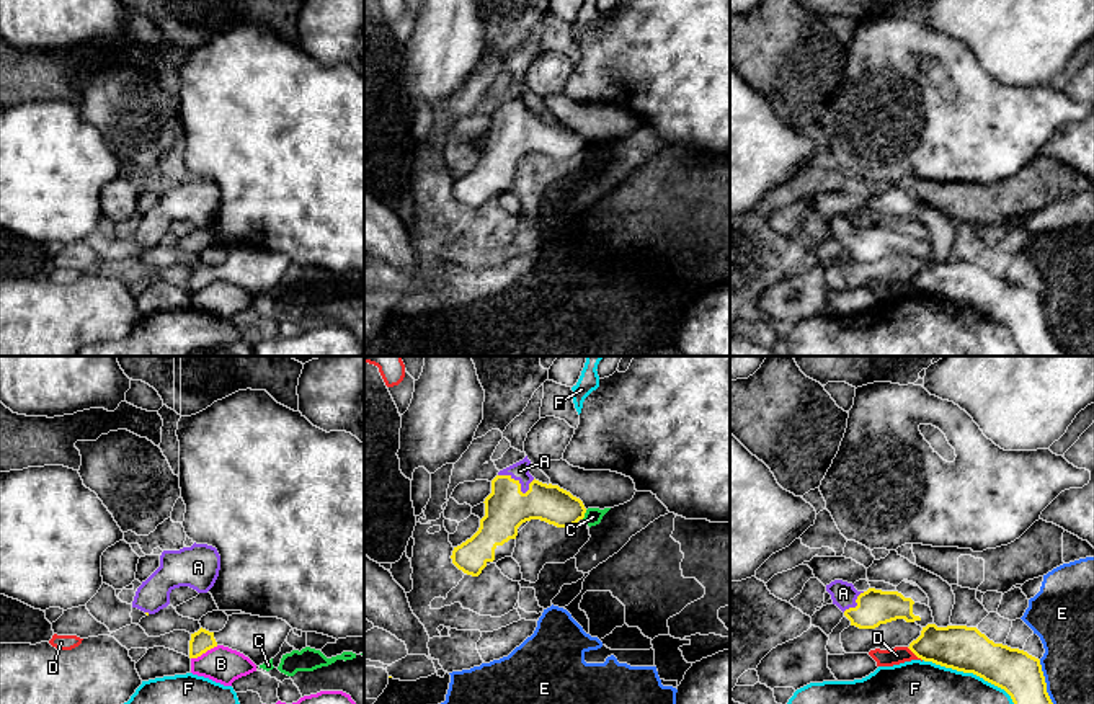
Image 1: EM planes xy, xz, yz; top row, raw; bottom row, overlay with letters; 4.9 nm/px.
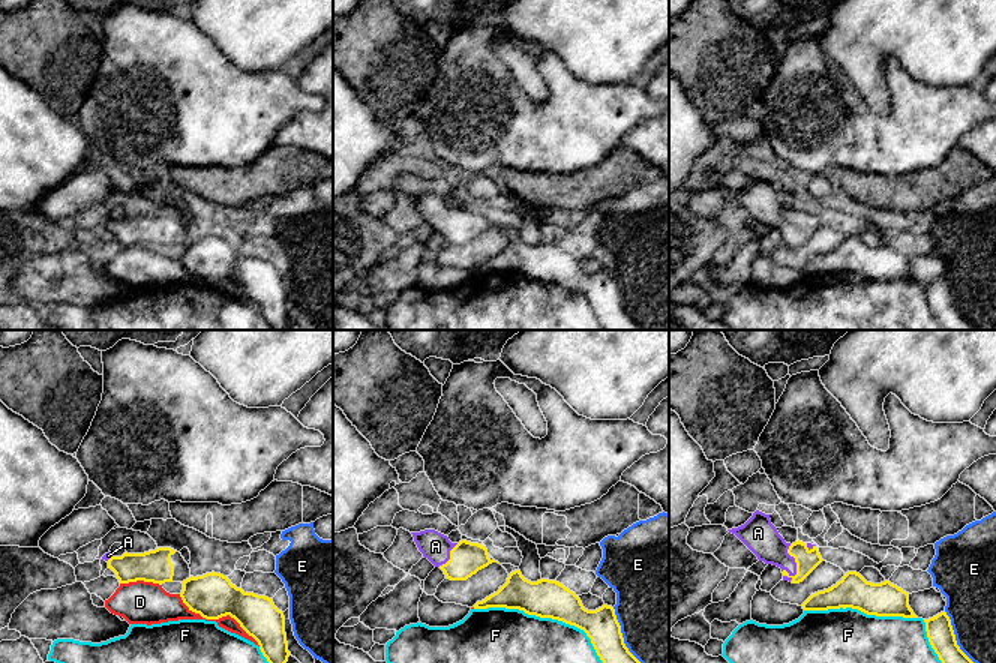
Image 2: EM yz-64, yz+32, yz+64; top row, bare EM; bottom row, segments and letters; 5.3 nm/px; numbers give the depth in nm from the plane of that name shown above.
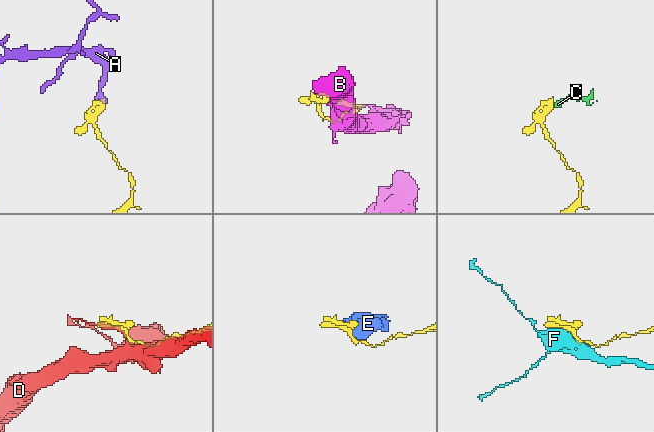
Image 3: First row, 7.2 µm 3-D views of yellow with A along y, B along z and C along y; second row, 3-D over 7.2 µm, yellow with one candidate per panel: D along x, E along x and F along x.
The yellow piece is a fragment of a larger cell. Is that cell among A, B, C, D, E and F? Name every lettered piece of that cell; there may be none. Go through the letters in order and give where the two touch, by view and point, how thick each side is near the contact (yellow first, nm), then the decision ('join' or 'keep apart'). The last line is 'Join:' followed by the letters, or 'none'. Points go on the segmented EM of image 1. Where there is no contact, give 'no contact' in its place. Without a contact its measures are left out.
A: contact xz (520, 485); calibres 220 and 90 nm; join
B: contact xy (204, 652); calibres 110 and 180 nm; keep apart
C: contact xz (583, 515); calibres 190 and 90 nm; keep apart
D: contact yz (915, 654); calibres 220 and 90 nm; keep apart
E: contact yz (1044, 681); calibres 220 and 260 nm; keep apart
F: contact yz (970, 672); calibres 220 and 200 nm; keep apart
Join: A

